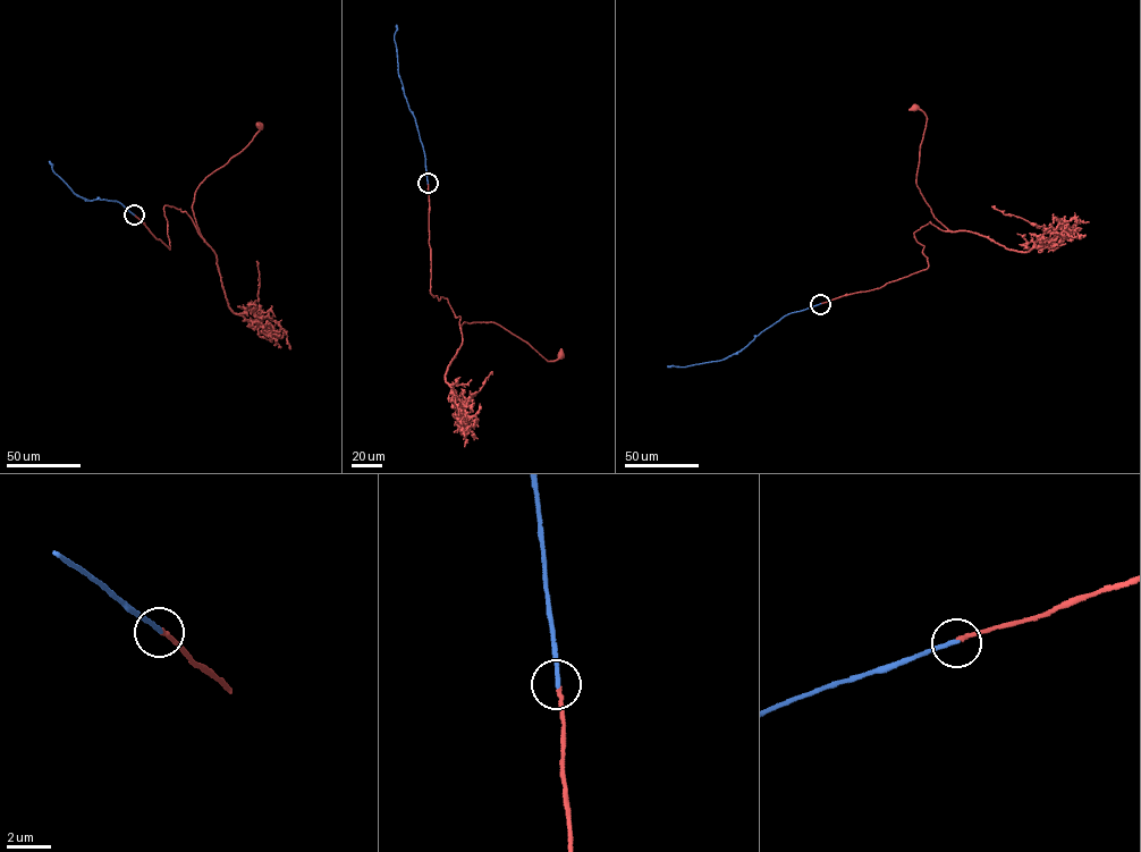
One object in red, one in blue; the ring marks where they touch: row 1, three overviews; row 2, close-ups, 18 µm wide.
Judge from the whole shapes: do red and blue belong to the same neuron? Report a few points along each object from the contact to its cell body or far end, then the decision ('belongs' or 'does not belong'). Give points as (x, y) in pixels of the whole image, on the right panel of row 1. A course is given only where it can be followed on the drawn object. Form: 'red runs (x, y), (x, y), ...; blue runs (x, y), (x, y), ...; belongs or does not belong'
red runs (820, 304), (924, 269), (923, 246), (914, 233), (930, 221), (948, 230), (916, 184), (927, 119), (914, 108); blue runs (820, 304), (784, 315), (744, 347), (720, 360), (667, 367); belongs

